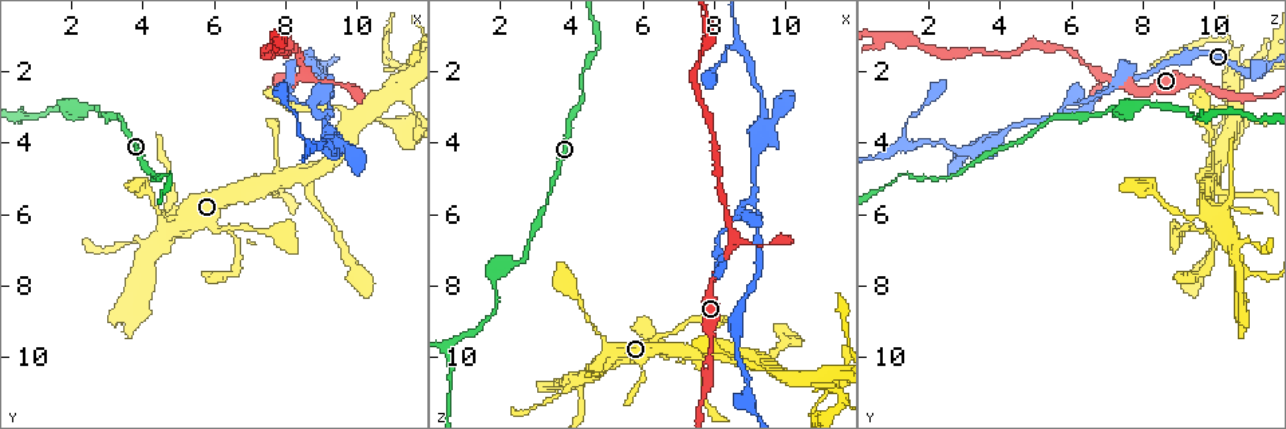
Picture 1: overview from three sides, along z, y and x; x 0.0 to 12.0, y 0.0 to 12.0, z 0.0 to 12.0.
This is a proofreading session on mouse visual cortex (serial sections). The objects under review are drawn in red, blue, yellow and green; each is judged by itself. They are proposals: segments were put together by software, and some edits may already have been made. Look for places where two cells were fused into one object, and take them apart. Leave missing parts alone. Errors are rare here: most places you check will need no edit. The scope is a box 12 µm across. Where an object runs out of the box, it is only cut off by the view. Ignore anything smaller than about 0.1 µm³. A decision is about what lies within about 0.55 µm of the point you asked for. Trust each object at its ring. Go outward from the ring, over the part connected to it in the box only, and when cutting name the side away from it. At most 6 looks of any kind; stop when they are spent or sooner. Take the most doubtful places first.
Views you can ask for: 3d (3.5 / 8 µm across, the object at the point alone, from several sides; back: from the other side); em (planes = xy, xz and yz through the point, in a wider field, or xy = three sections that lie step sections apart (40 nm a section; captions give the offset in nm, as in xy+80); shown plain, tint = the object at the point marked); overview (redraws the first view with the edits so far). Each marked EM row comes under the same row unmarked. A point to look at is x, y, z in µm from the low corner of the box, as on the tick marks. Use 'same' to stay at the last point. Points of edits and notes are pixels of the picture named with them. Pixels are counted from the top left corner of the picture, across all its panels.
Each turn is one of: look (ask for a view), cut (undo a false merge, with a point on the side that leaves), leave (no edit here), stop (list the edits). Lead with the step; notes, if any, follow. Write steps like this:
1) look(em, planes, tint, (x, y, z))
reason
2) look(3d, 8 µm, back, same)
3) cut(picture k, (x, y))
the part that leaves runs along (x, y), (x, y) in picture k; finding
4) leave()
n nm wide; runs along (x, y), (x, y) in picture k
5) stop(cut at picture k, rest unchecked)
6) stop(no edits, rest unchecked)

look(3d, 8 µm, (9.3, 3.1, 6.3))
abrupt turn

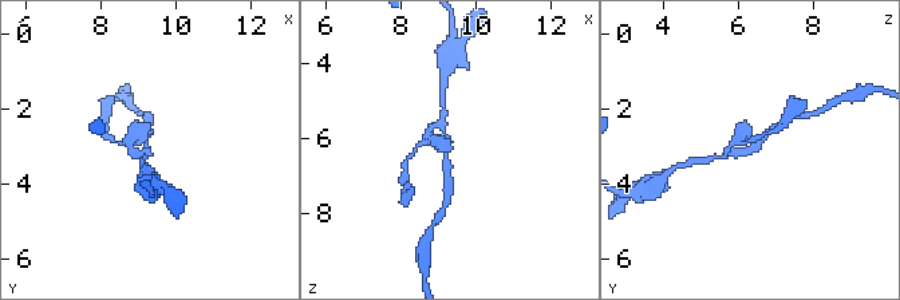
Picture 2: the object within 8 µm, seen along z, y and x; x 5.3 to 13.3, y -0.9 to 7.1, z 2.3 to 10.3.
look(3d, 3.5 µm, (9.2, 3.0, 6.3))

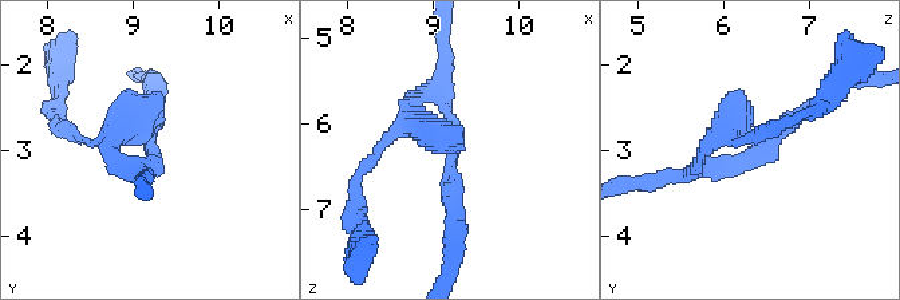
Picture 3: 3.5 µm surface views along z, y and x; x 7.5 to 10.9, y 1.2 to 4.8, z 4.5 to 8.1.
look(em, xy, step 1, tint, (9.20, 3.05, 6.25))
3 arms; arms of 200, 200, 250 nm; shape alone is not enough

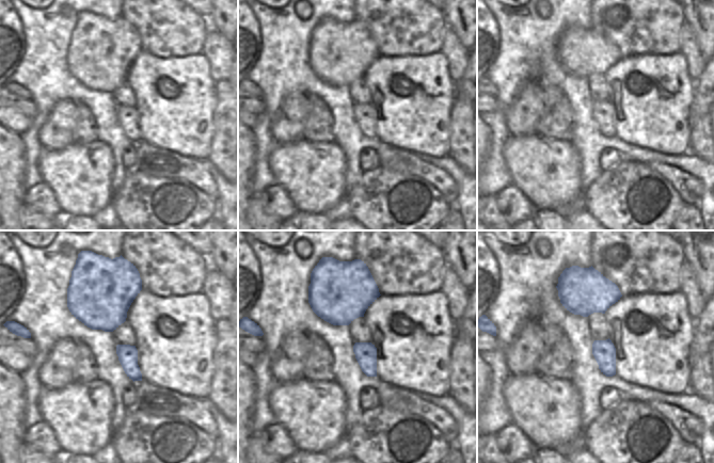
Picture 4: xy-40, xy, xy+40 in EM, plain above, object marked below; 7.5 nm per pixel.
leave()
runs along (814, 105), (757, 154), (667, 174) in picture 3; one cell here

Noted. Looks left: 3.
look(em, planes, tint, (6.5, 6.6, 9.8))
a narrow waist

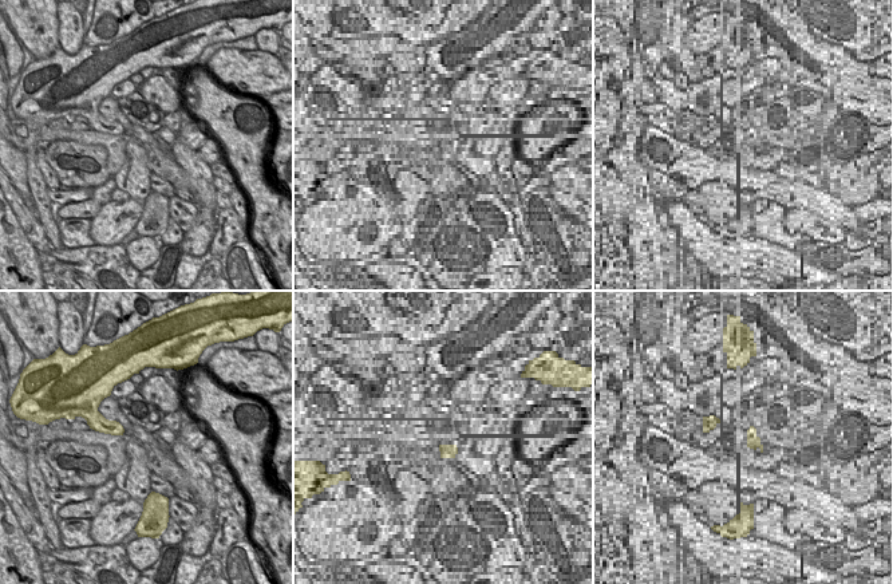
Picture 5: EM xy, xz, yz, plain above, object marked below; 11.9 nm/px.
look(3d, 3.5 µm, same)

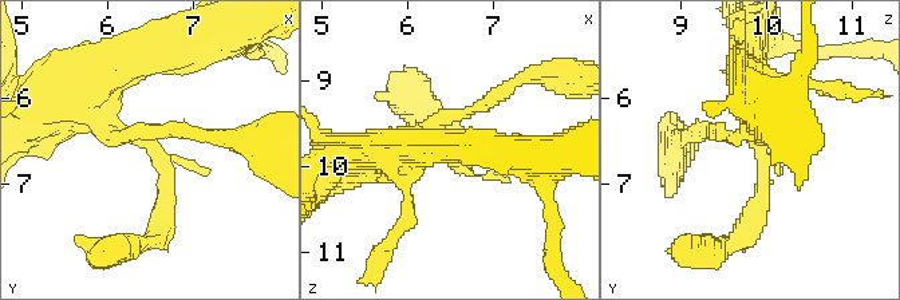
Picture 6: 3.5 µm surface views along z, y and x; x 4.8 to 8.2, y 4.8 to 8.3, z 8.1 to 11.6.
leave()
runs along (85, 109), (162, 158), (158, 232) in picture 6; continuous, no second cell

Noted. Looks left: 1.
stop(no edits, rest unchecked)

